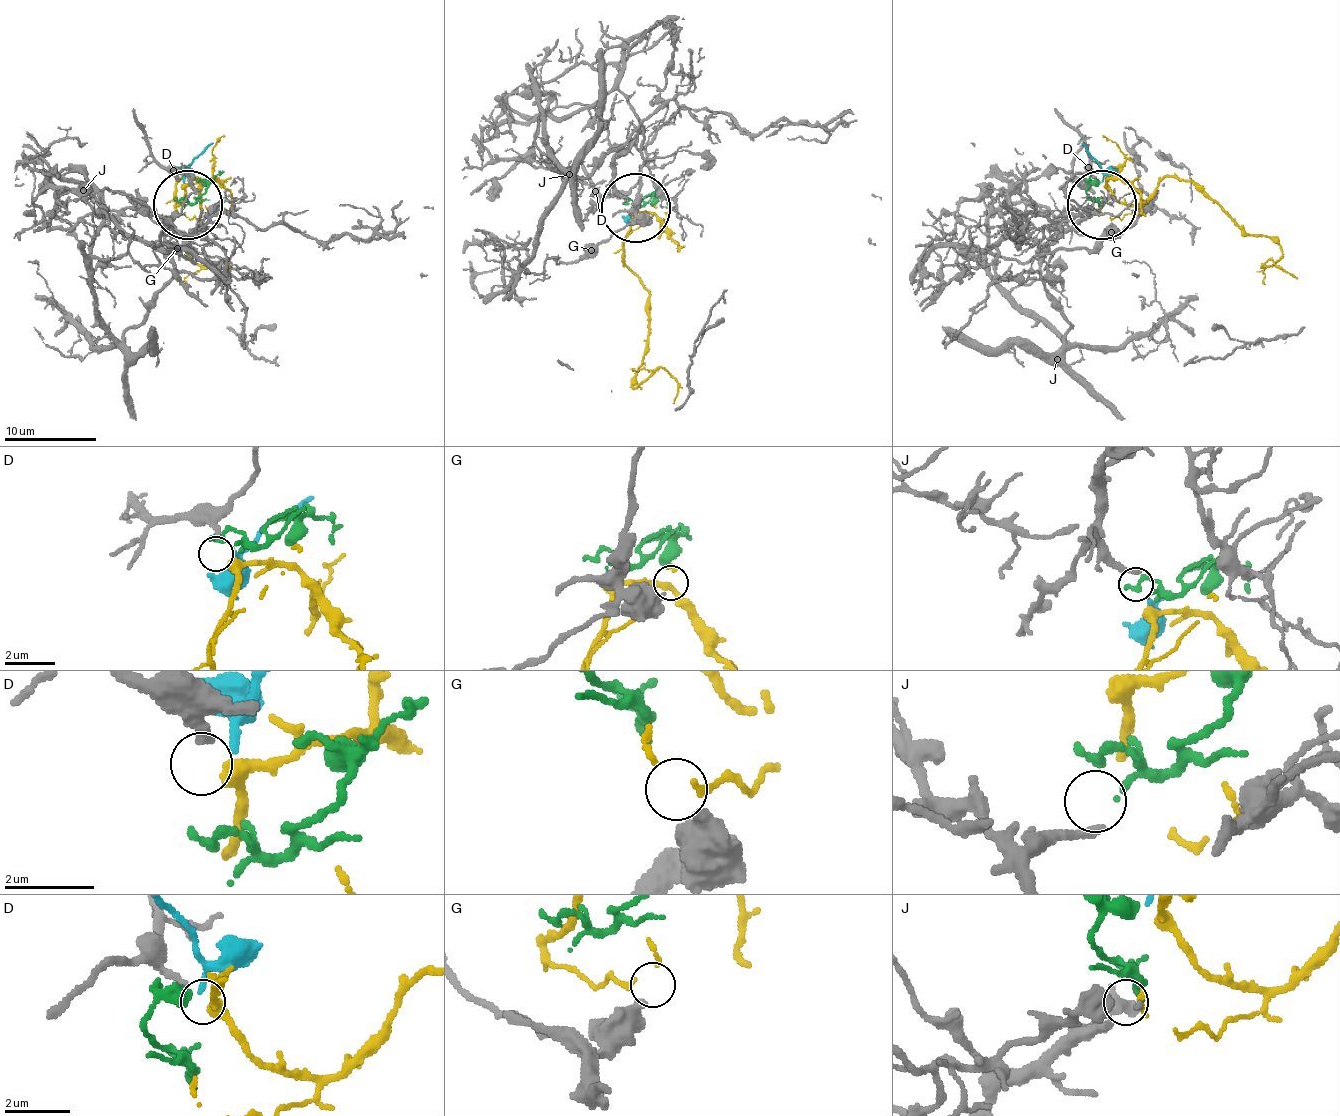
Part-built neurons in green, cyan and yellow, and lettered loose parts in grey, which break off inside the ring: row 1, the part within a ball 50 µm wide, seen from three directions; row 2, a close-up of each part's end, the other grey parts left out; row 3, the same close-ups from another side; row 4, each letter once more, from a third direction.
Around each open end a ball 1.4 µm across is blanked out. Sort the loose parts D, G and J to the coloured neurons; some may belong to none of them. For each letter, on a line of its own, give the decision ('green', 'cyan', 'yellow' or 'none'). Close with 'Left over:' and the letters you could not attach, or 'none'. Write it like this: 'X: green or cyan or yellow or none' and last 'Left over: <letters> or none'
D: yellow
G: none
J: green
Left over: G

